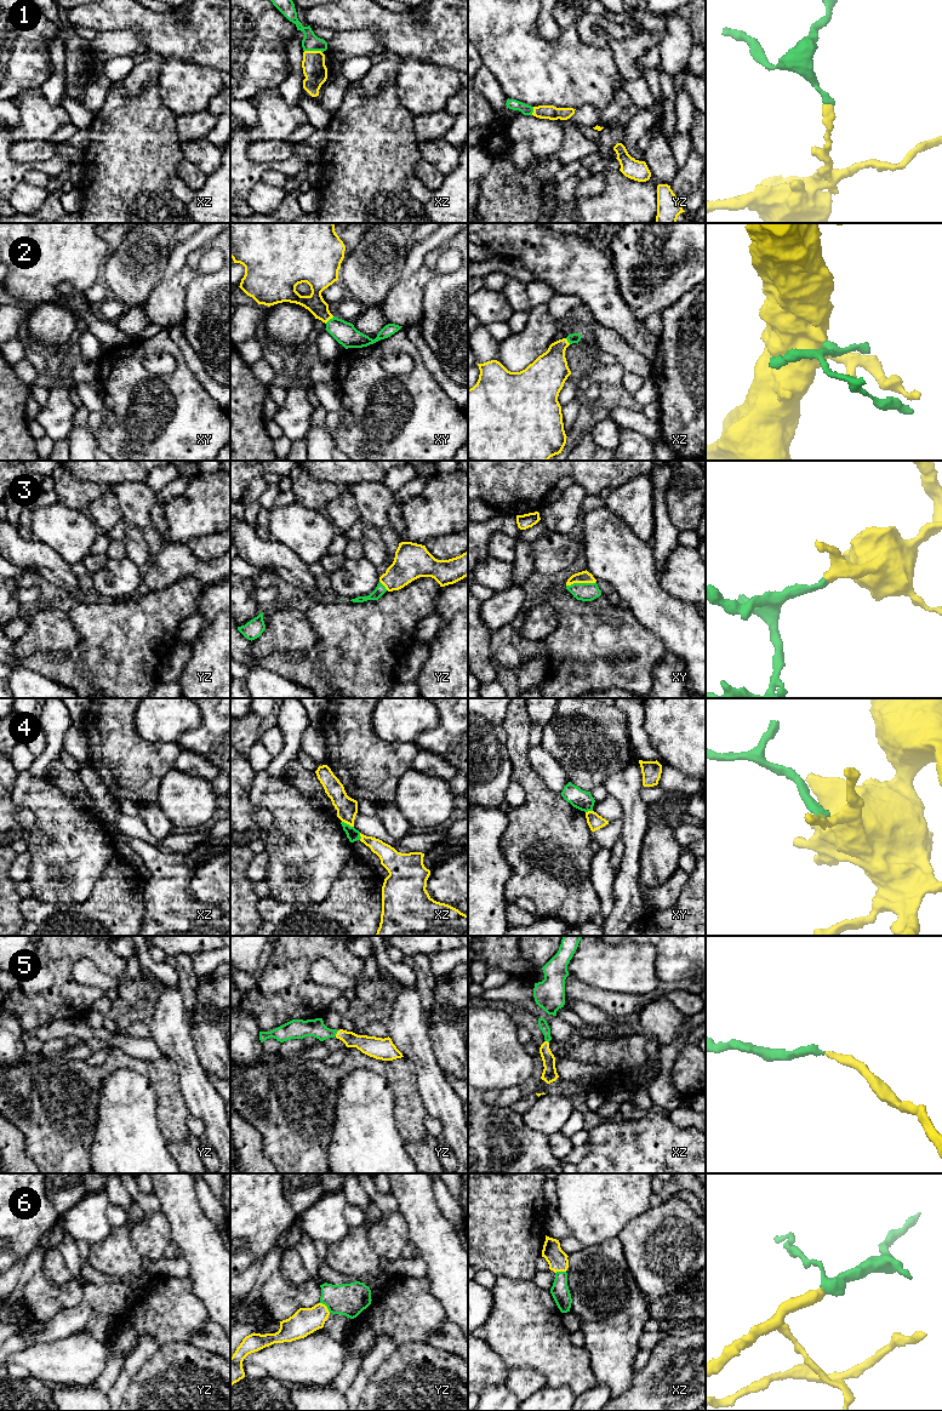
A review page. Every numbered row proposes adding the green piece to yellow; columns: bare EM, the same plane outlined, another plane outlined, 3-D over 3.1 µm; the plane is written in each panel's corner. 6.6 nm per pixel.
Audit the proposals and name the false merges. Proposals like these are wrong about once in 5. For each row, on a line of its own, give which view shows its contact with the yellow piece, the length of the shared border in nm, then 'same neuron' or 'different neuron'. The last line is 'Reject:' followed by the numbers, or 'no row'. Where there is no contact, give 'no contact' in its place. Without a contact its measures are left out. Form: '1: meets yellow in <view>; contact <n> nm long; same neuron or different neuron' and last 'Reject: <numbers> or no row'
1: meets yellow in xz; contact 120 nm long; same neuron
2: meets yellow in xy; contact 80 nm long; same neuron
3: meets yellow in xy; contact 200 nm long; same neuron
4: meets yellow in xz; contact 90 nm long; different neuron
5: meets yellow in yz; contact 50 nm long; same neuron
6: meets yellow in yz; contact 100 nm long; same neuron
Reject: 4

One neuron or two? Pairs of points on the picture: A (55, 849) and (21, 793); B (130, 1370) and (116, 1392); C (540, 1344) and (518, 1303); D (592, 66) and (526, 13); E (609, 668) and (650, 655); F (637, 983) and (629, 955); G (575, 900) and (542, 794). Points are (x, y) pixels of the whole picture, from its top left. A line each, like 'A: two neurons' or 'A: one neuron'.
A: one neuron
B: one neuron
C: one neuron
D: one neuron
E: one neuron
F: one neuron
G: one neuron

